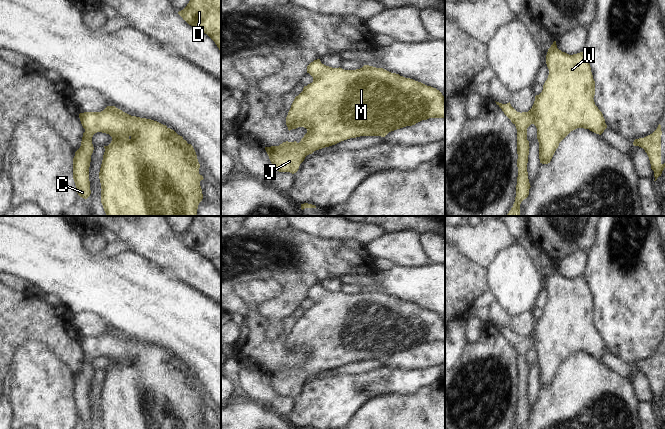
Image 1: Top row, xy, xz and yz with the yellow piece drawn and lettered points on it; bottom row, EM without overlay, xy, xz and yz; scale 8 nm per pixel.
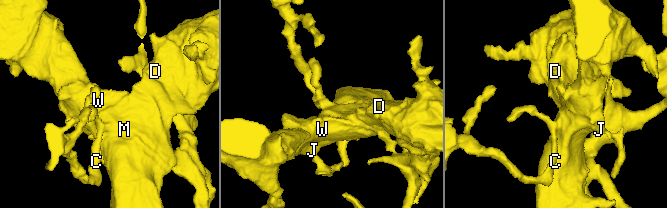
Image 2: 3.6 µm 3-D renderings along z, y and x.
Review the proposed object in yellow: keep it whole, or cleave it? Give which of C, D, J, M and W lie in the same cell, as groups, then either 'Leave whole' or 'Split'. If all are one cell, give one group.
Groups: C D J M W. Leave whole.

